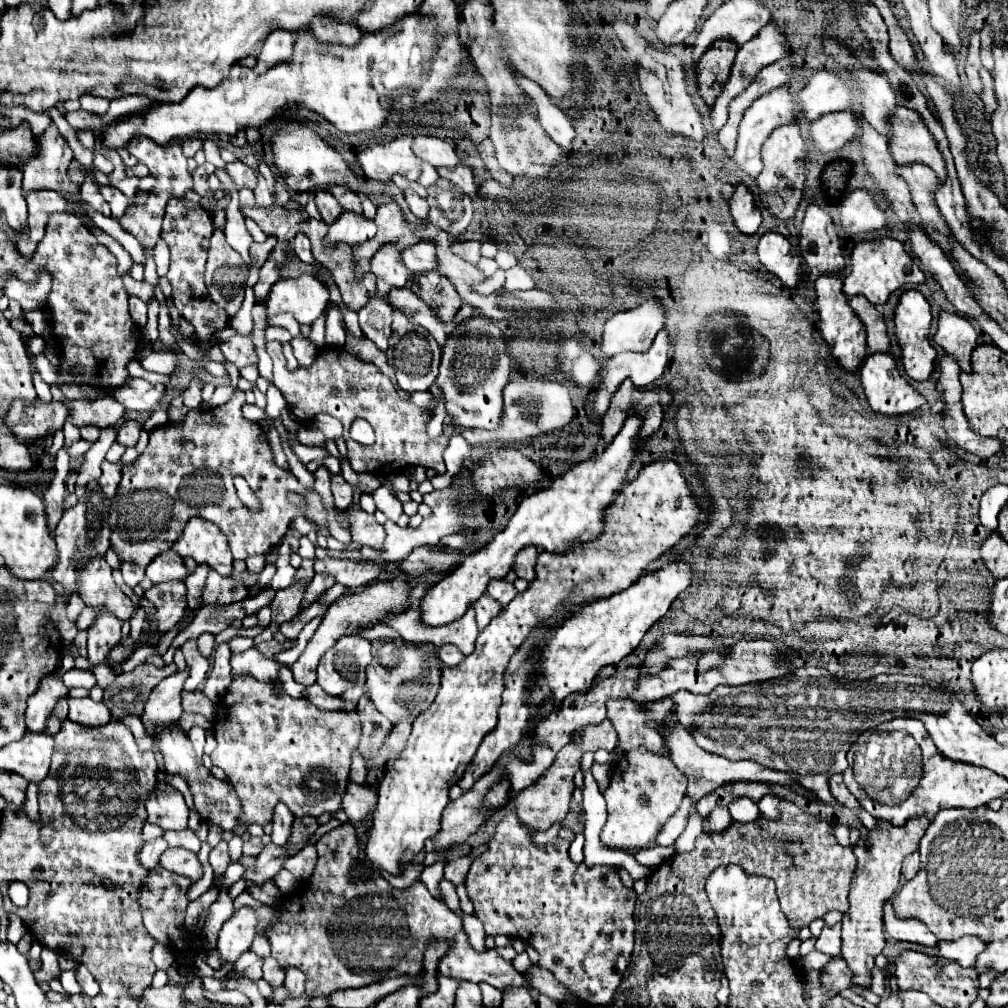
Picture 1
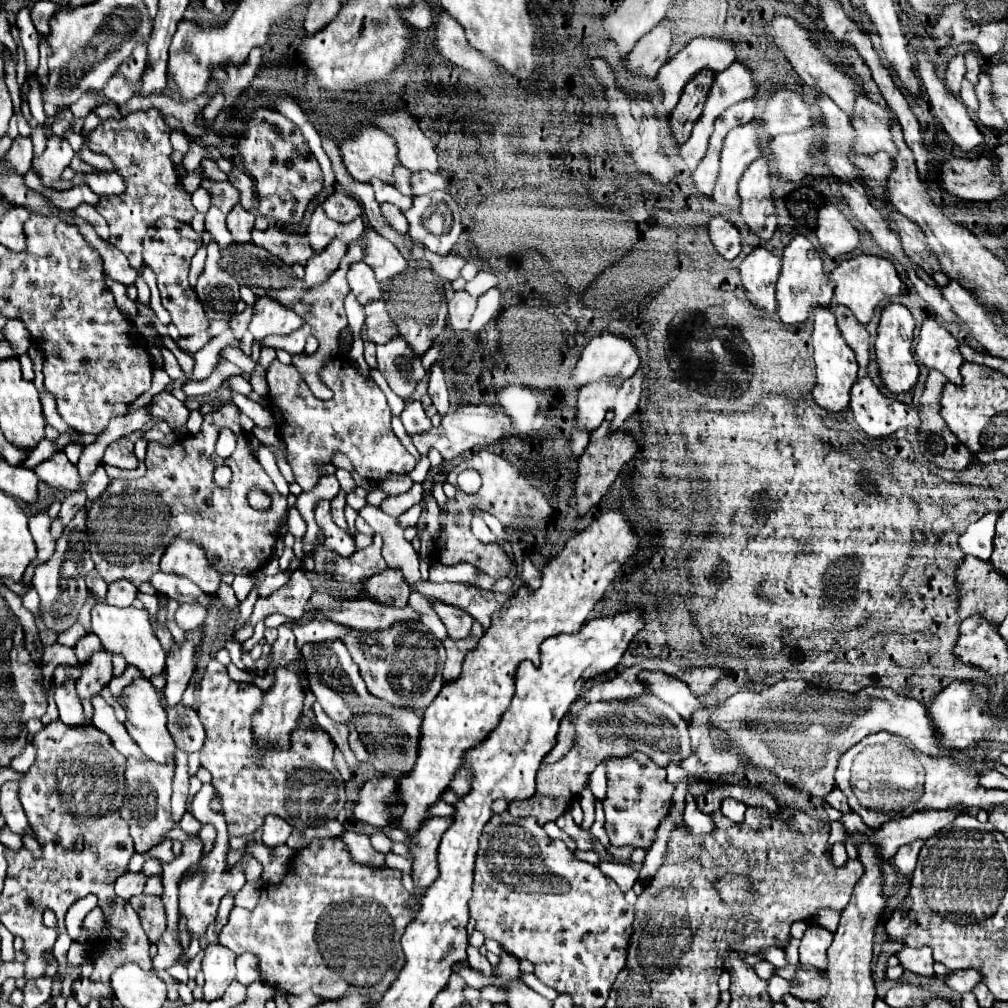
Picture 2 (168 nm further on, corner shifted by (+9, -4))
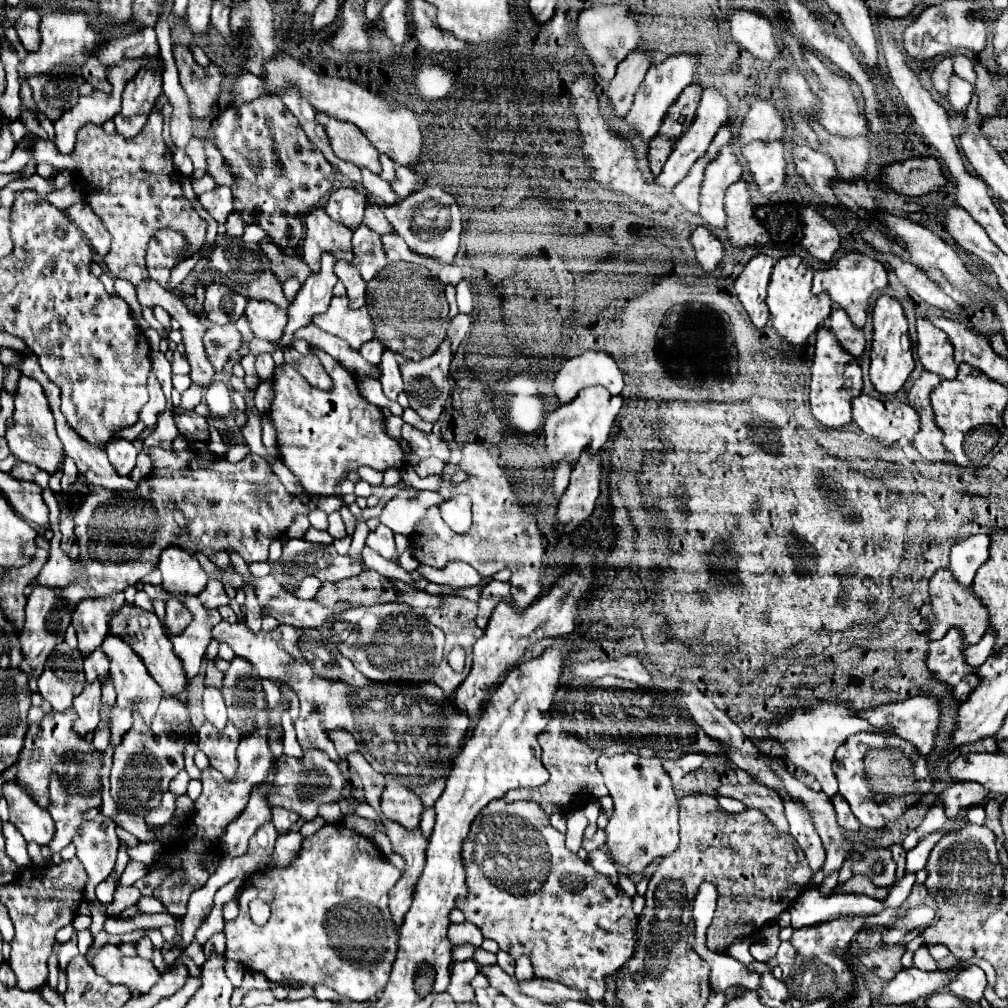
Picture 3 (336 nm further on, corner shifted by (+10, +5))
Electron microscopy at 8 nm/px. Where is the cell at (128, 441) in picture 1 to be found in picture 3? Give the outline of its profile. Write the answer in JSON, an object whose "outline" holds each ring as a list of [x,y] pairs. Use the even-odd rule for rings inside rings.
{"outline":[[[115,440],[107,446],[107,456],[109,456],[109,462],[117,470],[119,476],[129,476],[131,470],[135,468],[137,450],[127,440]]]}

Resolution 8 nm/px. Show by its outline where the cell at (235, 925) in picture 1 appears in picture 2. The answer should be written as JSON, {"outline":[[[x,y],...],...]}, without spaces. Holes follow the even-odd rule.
{"outline":[[[220,943],[208,945],[204,953],[206,953],[202,959],[202,971],[206,975],[204,999],[212,1001],[222,997],[226,987],[236,977],[236,965],[234,965],[236,953],[230,953],[230,949],[226,949]]]}

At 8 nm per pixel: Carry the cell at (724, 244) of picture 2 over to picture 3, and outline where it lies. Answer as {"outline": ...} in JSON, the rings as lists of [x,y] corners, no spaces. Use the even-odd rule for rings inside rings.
{"outline":[[[695,228],[689,240],[695,250],[697,266],[703,272],[713,272],[723,258],[723,244],[707,228]]]}

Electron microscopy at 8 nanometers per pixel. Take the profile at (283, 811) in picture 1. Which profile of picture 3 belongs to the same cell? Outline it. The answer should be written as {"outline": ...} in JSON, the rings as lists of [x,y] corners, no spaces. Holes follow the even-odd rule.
{"outline":[[[273,808],[273,826],[277,828],[279,834],[285,834],[295,822],[299,820],[299,816],[295,812],[289,812],[285,808]]]}

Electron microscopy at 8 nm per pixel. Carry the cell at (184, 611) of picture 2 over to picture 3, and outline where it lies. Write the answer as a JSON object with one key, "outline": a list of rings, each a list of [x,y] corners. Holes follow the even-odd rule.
{"outline":[[[171,598],[167,602],[167,614],[165,614],[165,626],[169,628],[169,632],[183,632],[189,620],[191,620],[191,614],[185,610],[183,602],[179,602],[177,598]]]}

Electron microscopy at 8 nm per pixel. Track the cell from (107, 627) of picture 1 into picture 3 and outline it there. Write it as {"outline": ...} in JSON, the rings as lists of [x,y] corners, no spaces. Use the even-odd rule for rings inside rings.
{"outline":[[[87,682],[83,692],[73,700],[73,708],[77,712],[73,730],[77,732],[77,736],[85,738],[89,732],[95,732],[99,724],[99,706],[101,706],[101,684]]]}

